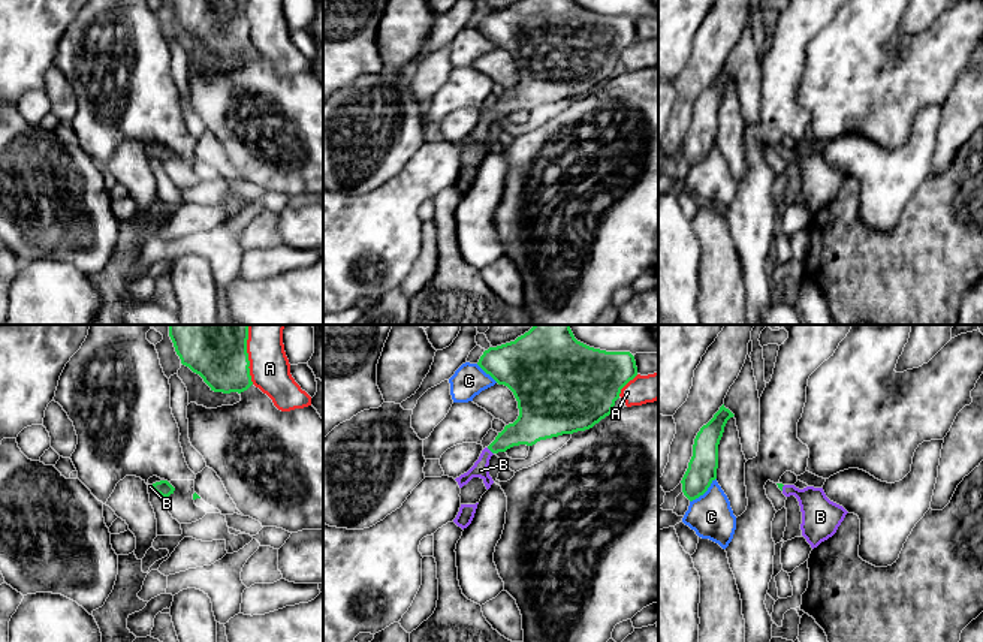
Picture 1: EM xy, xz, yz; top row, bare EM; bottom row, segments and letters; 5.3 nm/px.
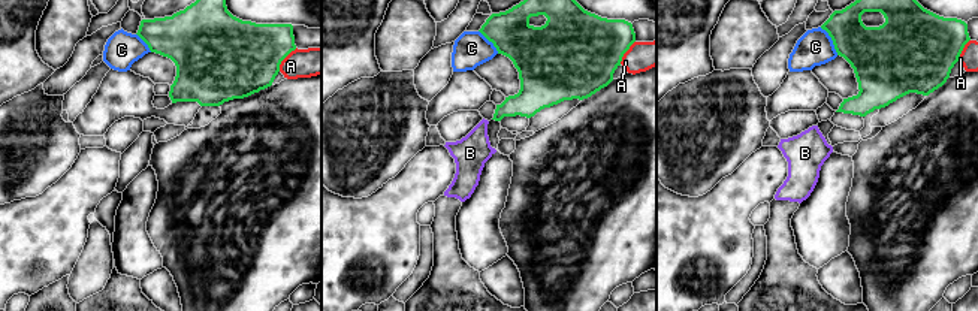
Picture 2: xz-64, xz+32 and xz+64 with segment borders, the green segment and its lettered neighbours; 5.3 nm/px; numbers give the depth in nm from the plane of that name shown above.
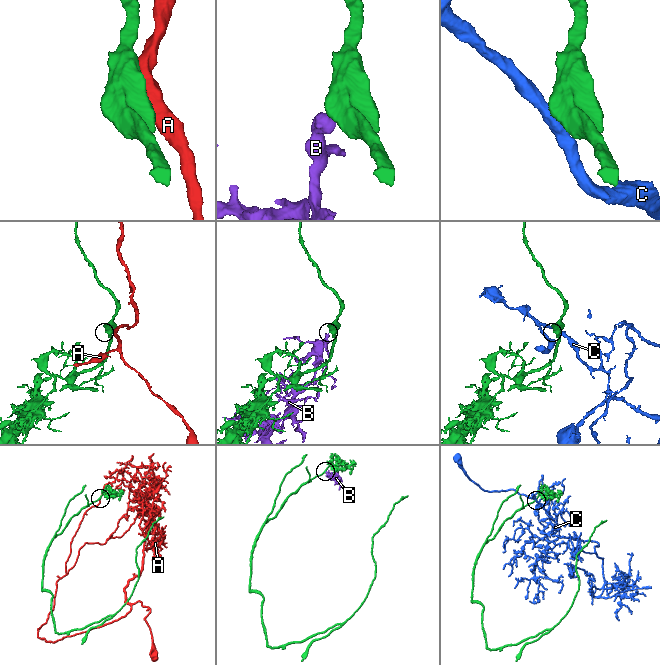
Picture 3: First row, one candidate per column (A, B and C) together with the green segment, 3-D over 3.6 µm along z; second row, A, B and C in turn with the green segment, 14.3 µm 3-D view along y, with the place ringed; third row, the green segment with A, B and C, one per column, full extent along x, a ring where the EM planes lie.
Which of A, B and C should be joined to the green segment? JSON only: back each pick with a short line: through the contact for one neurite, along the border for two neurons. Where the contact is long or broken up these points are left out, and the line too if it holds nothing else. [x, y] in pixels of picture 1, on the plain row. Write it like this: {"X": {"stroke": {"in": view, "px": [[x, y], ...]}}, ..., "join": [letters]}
{"B": {"stroke": {"in": "xz", "px": [[530, 92], [490, 114], [481, 135]]}}, "join": ["B"]}

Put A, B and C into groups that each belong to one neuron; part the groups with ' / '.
A / B / C

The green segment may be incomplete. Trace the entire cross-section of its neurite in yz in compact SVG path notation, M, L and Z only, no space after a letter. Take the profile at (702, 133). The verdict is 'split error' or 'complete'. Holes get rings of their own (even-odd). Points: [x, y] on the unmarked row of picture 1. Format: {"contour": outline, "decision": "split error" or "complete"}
{"contour": "M723 69L714 82L697 97L693 109L693 121L681 145L682 157L690 166L703 160L717 144L718 109L727 85L733 81Z", "decision": "complete"}

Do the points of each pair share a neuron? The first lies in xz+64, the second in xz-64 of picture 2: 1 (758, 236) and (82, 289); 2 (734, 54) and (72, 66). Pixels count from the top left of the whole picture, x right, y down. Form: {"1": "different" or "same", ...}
{"1": "same", "2": "different"}

